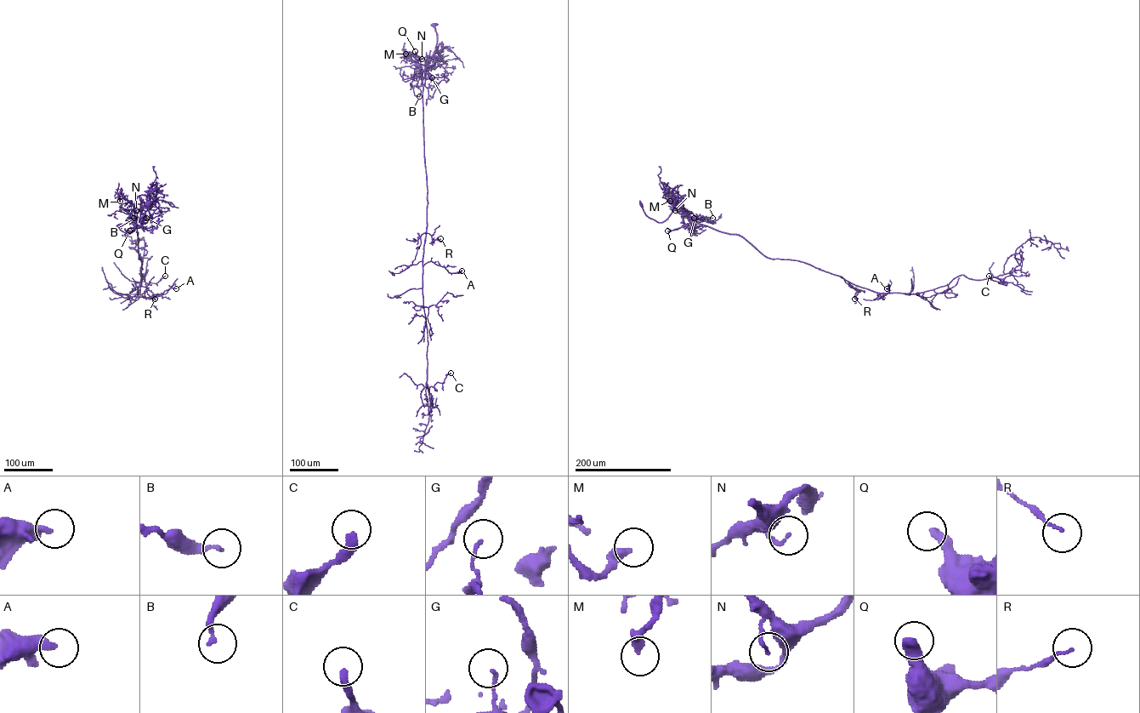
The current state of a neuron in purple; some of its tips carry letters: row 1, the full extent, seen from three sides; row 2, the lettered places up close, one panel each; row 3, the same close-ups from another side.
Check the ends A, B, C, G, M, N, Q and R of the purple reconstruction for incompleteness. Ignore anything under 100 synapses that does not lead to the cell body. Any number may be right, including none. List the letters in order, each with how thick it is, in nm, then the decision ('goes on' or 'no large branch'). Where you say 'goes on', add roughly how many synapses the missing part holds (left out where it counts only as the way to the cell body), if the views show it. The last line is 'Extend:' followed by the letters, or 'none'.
A: calibre 340 nm; no large branch
B: calibre 190 nm; no large branch
C: calibre 280 nm; no large branch
G: calibre 110 nm; no large branch
M: calibre 320 nm; no large branch
N: calibre 120 nm; no large branch
Q: calibre 400 nm; no large branch
R: calibre 90 nm; no large branch
Extend: none

